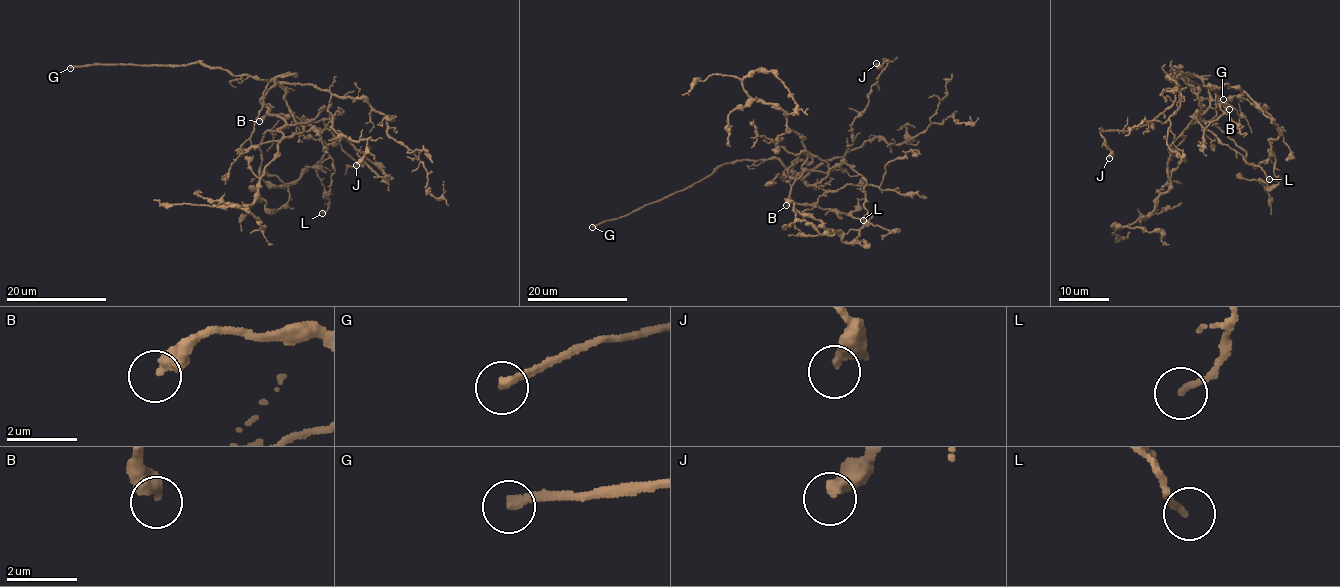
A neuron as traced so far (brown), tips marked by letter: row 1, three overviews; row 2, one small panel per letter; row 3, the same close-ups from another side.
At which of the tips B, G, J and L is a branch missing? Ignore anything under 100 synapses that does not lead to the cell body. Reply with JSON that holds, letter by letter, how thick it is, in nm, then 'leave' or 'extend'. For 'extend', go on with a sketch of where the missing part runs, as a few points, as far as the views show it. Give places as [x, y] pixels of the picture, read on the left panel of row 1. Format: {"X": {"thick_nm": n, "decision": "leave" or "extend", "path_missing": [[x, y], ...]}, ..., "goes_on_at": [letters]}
{"B": {"thick_nm": 400, "decision": "leave"}, "G": {"thick_nm": 240, "decision": "extend", "path_missing": [[70, 68], [20, 64], [104, 29], [184, 24]]}, "J": {"thick_nm": 400, "decision": "leave"}, "L": {"thick_nm": 170, "decision": "leave"}, "goes_on_at": ["G"]}

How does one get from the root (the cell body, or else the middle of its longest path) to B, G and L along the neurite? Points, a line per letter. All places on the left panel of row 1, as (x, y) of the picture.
B: (272, 114), (285, 124), (263, 135), (259, 175), (286, 186), (320, 162), (334, 135), (322, 120), (259, 121)
G: (272, 114), (263, 103), (267, 80), (232, 75), (222, 69), (198, 63), (70, 68)
L: (272, 114), (285, 122), (278, 129), (285, 136), (313, 130), (333, 161), (329, 207), (322, 213)

